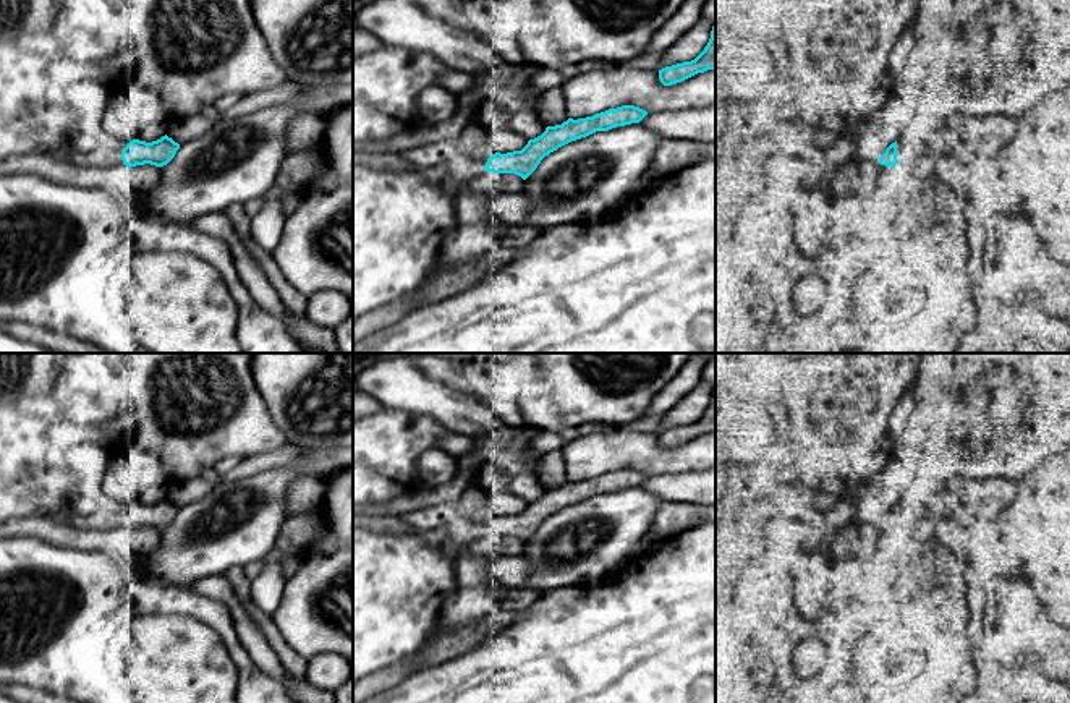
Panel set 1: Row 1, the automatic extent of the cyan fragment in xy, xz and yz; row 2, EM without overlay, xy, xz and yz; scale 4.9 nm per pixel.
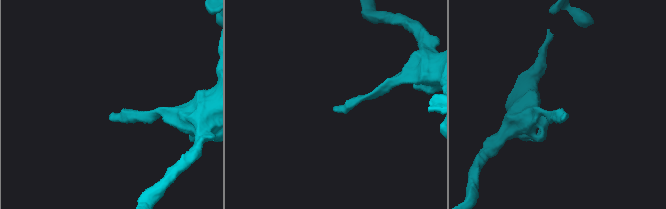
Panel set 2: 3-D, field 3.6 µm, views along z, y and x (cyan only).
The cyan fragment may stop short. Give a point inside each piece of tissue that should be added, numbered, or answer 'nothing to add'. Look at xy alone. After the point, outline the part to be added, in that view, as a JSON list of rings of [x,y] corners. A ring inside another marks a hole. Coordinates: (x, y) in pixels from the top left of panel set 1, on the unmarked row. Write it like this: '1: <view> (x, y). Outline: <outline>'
nothing to add

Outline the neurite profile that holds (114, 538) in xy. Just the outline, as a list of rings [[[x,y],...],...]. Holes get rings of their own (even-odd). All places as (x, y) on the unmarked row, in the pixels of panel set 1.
[[[24,517],[0,522],[0,538],[32,536],[63,547],[121,554],[134,549],[121,523],[97,523],[79,530],[49,517]]]

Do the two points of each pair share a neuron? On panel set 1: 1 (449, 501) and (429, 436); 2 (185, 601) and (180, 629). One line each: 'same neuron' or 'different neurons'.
1: different neurons
2: different neurons

